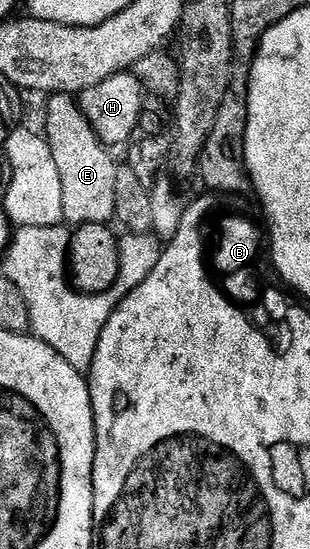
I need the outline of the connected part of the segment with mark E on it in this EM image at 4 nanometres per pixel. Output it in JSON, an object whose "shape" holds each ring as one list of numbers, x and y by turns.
{"shape":[[57,92,49,95,48,113,44,116,42,135,48,141,50,154,58,165,62,178,62,210,69,225,106,224,116,218,114,202,114,174,118,167,112,161,109,149,94,134,86,114,82,114,80,101,75,95]]}

